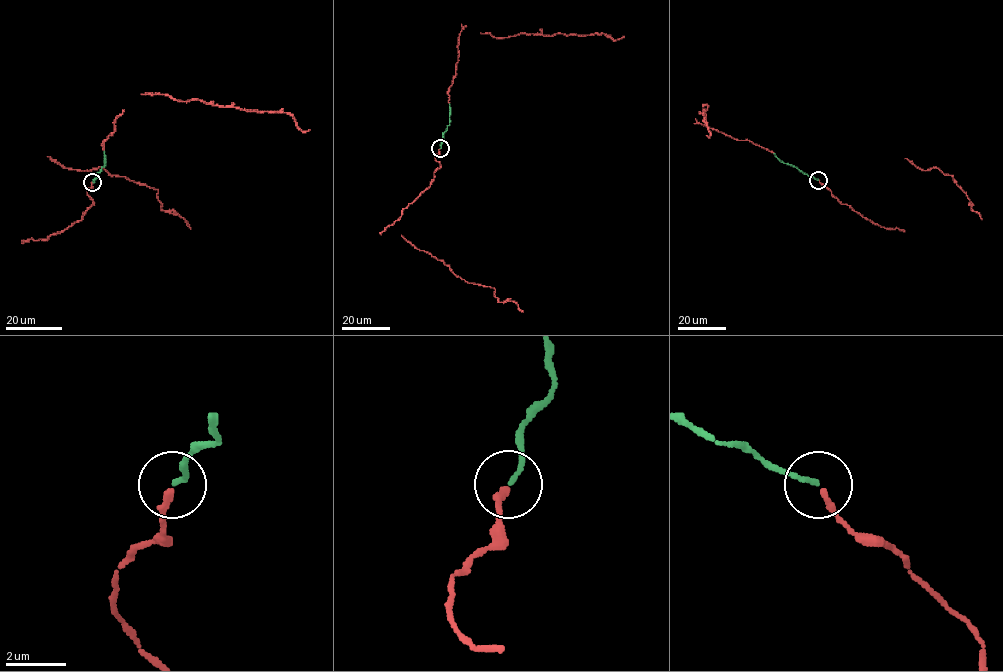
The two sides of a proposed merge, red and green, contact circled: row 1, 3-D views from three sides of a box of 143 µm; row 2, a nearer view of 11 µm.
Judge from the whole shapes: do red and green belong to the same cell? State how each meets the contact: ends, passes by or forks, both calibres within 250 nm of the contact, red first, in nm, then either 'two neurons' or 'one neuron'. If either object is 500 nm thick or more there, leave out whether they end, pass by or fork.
red ends; green ends; calibres 200 and 130 nm; one neuron

